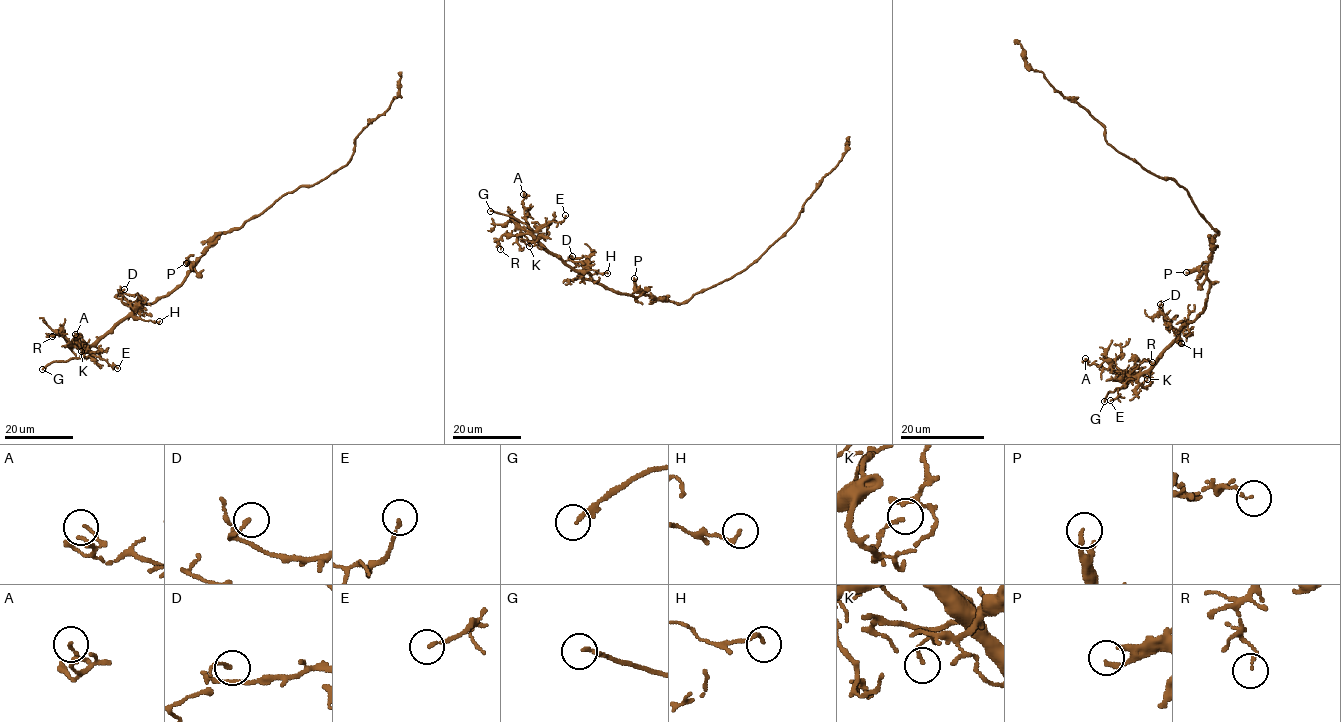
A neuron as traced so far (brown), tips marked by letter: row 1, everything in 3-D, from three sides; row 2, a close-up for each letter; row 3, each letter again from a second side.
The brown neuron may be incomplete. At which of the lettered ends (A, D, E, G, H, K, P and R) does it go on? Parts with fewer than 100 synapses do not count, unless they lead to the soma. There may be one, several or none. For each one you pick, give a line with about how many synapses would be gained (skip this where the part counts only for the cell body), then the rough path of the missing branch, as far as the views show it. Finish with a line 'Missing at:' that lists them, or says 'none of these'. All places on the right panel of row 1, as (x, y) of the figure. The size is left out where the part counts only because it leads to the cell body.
G: course (1104, 401), (1101, 410), (1115, 417), (1125, 417), (1145, 405), (1140, 392)
Missing at: G

